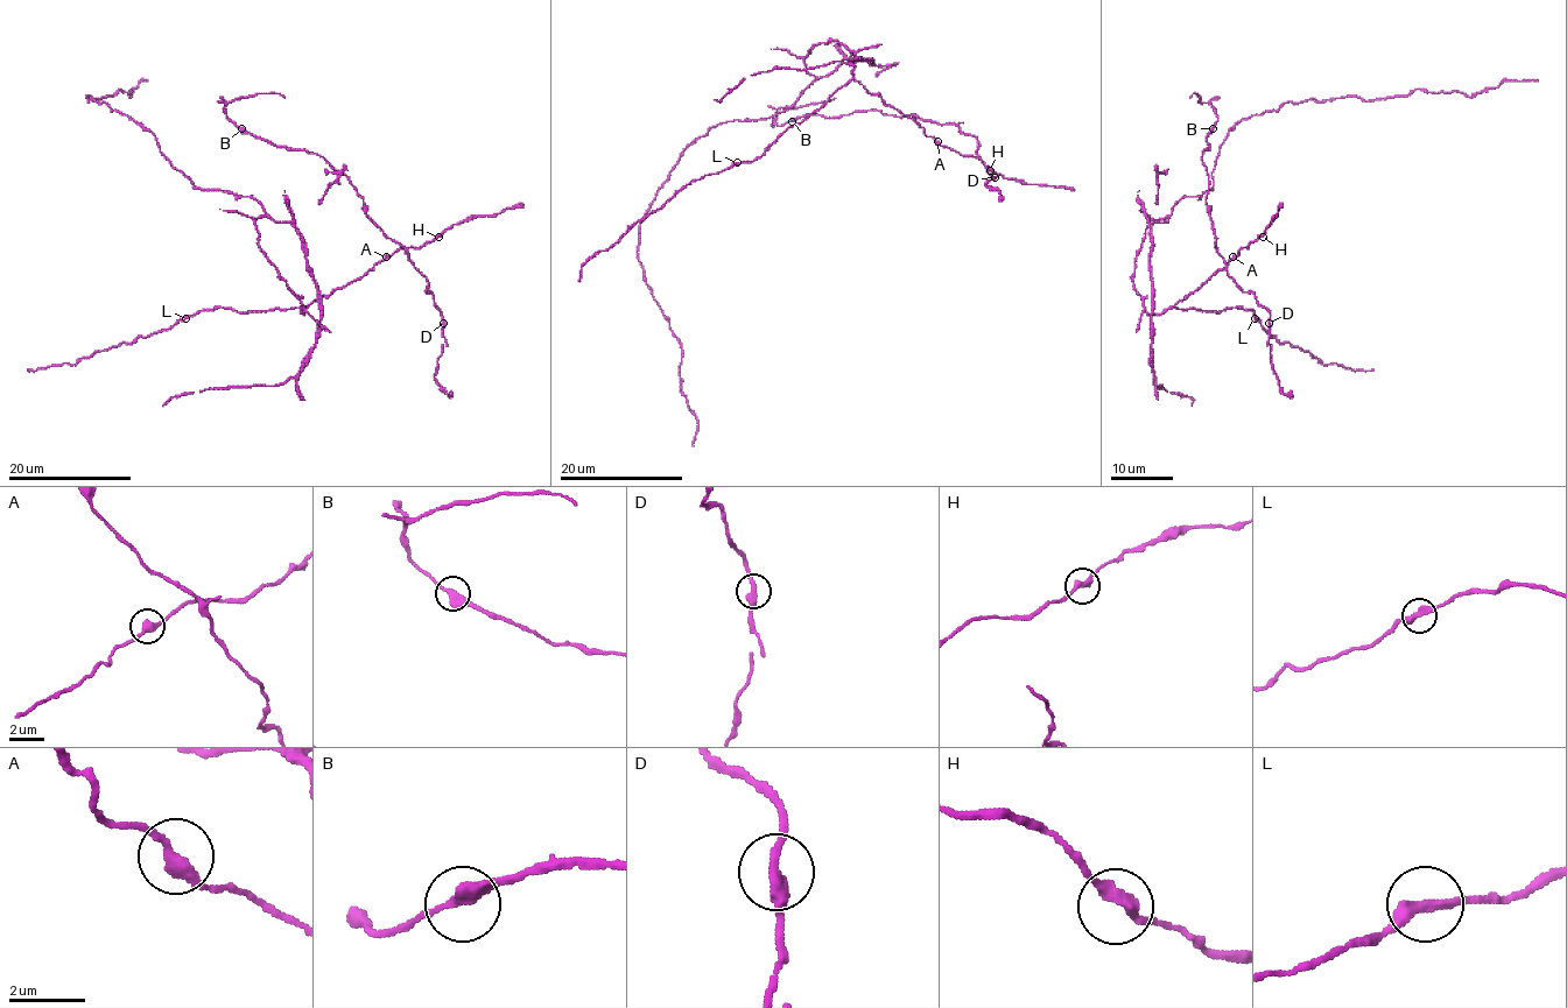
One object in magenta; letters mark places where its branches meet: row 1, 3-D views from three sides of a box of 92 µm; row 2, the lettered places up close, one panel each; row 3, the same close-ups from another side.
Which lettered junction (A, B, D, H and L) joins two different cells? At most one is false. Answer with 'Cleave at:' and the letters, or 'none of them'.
Cleave at: none of them

